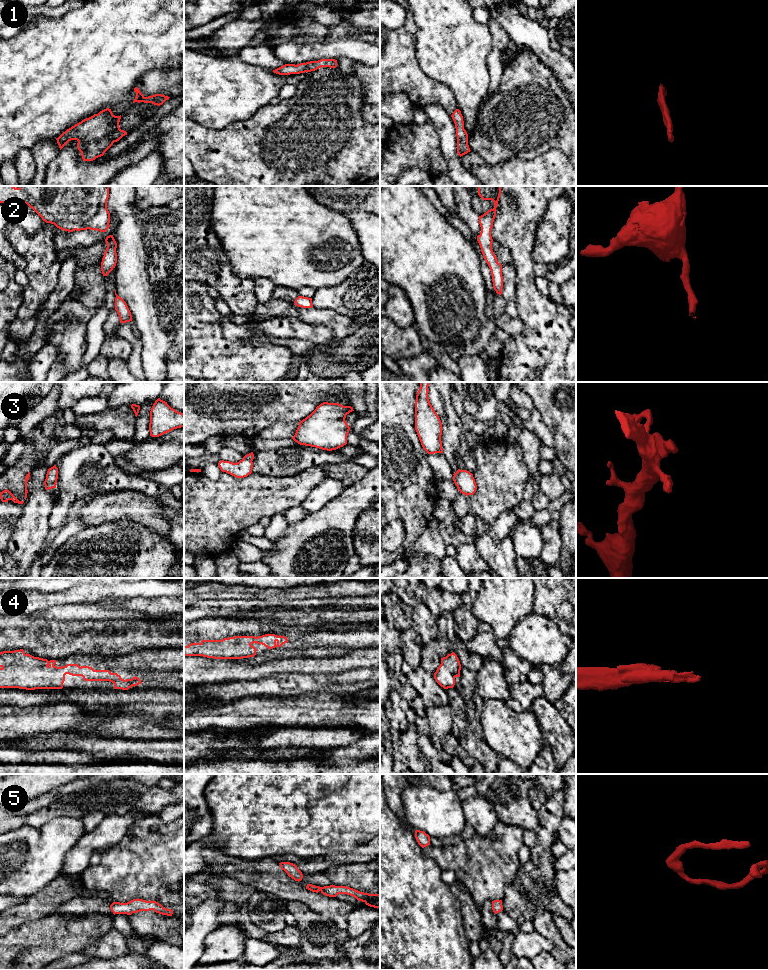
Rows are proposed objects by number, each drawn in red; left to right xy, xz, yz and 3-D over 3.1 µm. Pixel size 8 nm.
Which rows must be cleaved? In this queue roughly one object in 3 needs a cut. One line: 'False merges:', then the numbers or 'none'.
False merges: none

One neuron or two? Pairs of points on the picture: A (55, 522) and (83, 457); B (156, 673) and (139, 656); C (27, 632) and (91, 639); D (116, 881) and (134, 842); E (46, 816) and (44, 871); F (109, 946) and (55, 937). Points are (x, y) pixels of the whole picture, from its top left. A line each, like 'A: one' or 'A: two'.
A: one
B: one
C: one
D: one
E: two
F: two

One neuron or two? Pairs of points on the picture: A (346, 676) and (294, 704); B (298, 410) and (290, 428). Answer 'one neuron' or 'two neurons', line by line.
A: two neurons
B: two neurons

